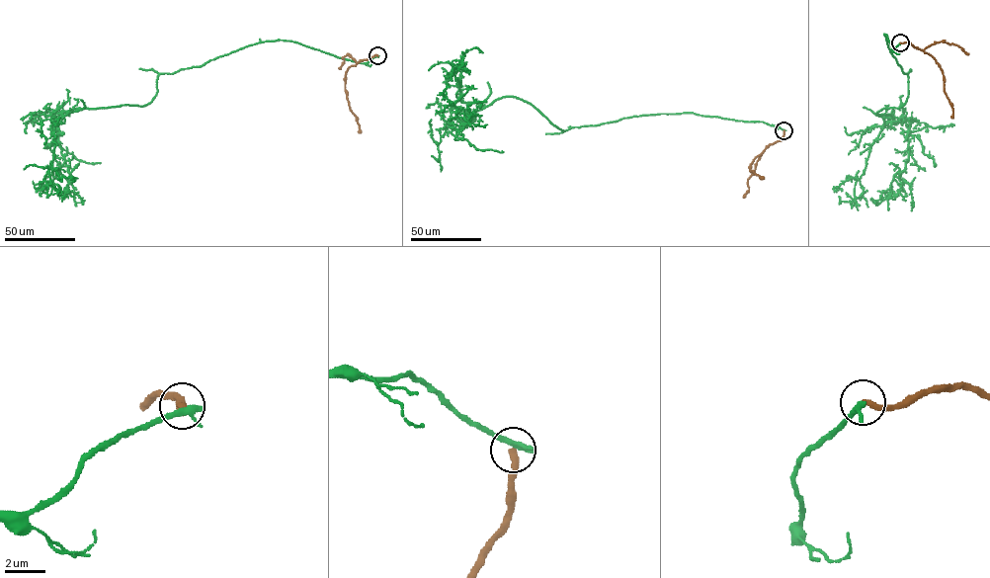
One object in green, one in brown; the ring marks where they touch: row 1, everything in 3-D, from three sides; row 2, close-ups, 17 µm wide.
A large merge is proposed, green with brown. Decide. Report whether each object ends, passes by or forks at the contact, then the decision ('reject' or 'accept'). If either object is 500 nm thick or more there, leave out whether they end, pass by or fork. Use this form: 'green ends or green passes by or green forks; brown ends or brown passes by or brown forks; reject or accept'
green ends; brown ends; reject

